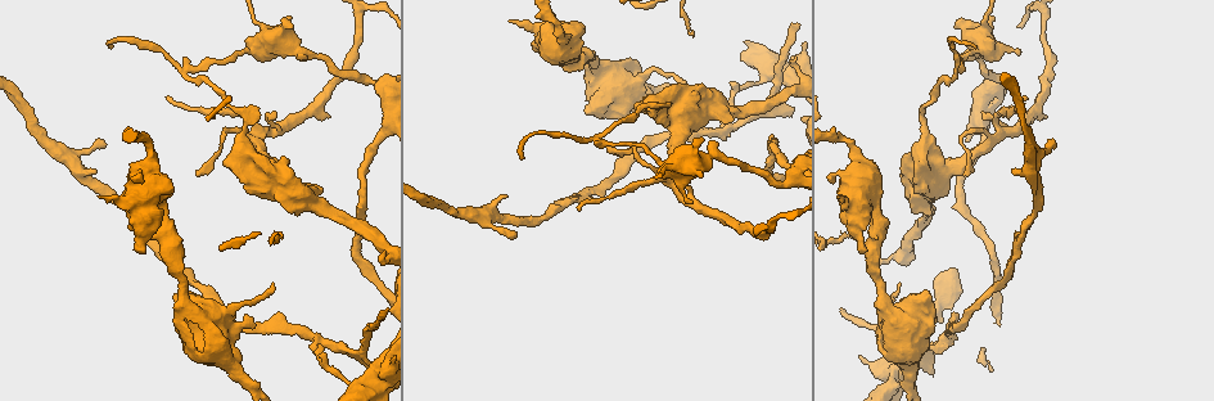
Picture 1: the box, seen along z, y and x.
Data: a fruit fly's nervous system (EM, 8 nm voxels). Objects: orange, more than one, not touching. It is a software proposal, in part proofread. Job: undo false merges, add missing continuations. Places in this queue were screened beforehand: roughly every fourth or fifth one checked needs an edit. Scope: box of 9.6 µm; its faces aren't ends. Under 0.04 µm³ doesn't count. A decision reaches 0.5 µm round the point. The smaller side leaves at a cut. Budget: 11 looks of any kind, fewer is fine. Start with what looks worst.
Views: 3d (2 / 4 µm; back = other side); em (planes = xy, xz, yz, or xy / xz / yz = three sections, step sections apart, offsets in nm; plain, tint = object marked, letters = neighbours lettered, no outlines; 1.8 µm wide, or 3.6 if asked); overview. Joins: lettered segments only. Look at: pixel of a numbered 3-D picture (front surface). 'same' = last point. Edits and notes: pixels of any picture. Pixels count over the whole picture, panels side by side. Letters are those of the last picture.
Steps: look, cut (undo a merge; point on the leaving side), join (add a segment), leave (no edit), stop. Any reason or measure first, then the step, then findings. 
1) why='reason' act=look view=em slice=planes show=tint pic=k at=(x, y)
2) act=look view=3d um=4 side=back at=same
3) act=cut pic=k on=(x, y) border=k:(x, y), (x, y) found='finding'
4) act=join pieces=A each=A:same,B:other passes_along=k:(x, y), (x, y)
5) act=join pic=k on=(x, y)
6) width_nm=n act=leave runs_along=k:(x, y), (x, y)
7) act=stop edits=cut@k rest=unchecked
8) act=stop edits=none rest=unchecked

why='three-way junction' act=look view=em slice=planes show=letters pic=1 at=(315, 344)

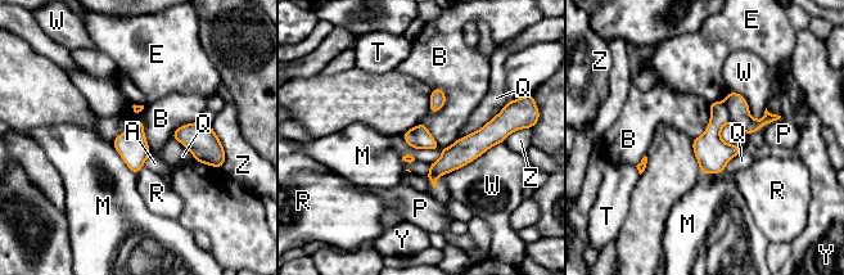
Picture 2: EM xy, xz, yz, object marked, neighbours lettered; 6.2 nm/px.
act=cut pic=2 on=(738, 108) each=A:other,B:other,E:other,M:other,P:other,Q:other,R:other,T:other,W:other,Y:other,Z:other part_leaving=2:(496, 120), (473, 145), (430, 176) found='two neurons meet here'

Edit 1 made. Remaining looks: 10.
why='sudden change in width' act=look view=em um=3.6 slice=xy step=16 show=letters pic=1 at=(673, 168)

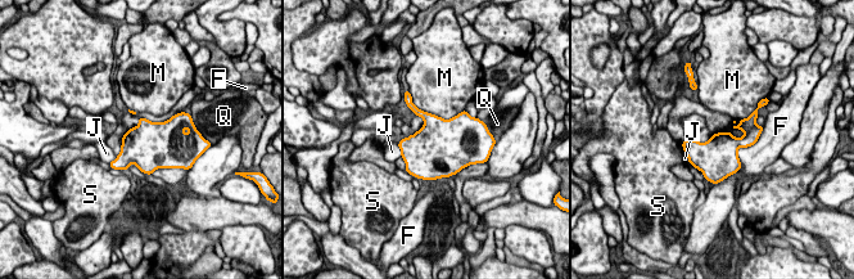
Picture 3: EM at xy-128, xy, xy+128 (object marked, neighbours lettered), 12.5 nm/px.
longest_contact=M:700nm act=leave each=F:other,J:other,M:other,Q:other,S:other border=3:(410, 95), (444, 118), (462, 111) found='continuous, no second neuron'

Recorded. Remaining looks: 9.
why='abrupt turn' act=look view=em slice=xz step=16 show=tint pic=1 at=(922, 125)

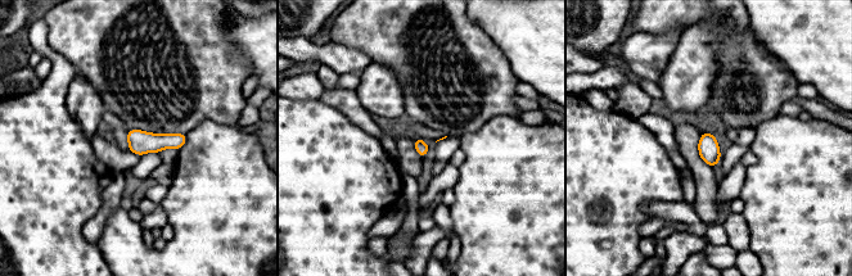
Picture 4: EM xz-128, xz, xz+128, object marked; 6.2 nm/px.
why='cut it another way' act=look view=em slice=planes show=letters at=same

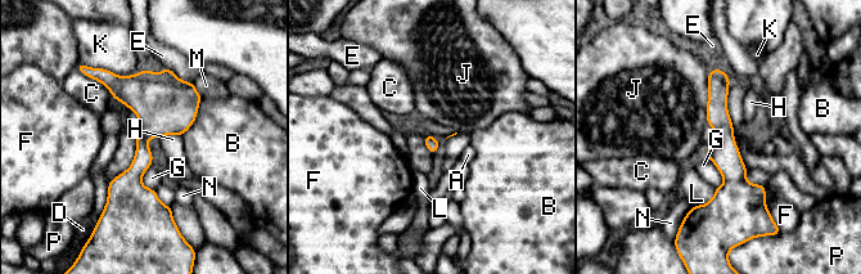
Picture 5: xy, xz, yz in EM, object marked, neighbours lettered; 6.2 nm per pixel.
act=leave each=A:other,B:other,C:other,D:other,E:other,F:other,G:other,H:other,J:other,K:other,L:other,M:other,N:other,P:other runs_along=5:(718, 72), (730, 198), (713, 216) found='all the same neuron'

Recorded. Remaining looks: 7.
act=stop edits=cut@2 rest=unchecked

